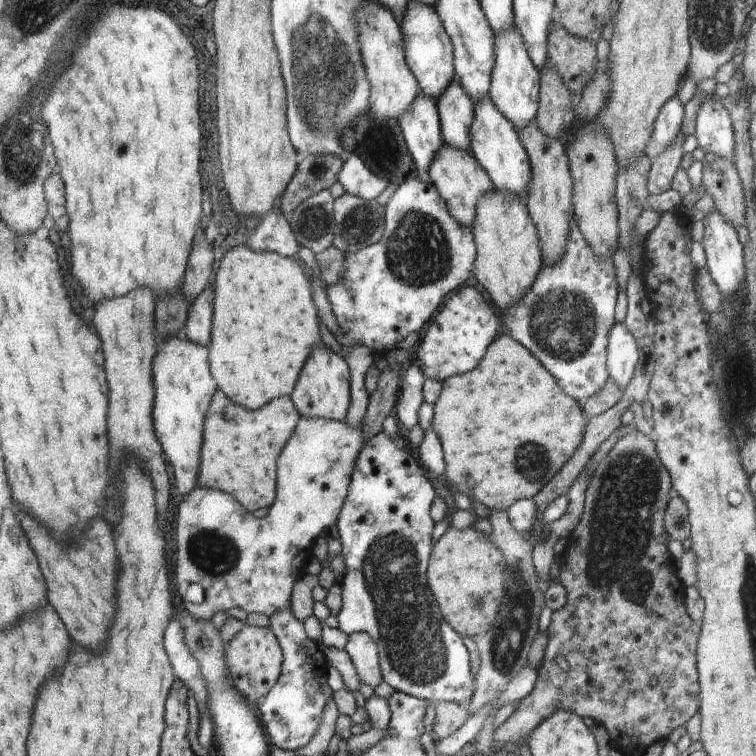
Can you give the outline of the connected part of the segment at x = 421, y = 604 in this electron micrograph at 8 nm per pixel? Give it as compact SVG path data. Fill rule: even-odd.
M380 431L371 438L372 444L368 444L368 448L362 446L359 452L360 460L355 462L356 476L351 476L350 490L348 490L343 502L344 512L339 512L338 522L335 523L337 528L335 535L338 535L341 541L341 555L344 557L346 565L345 575L341 582L342 604L340 612L337 614L337 628L340 628L344 634L349 635L355 634L358 631L364 631L368 633L368 636L372 637L372 640L378 645L383 680L388 682L395 691L405 692L410 694L410 696L423 698L428 700L429 703L434 704L439 702L464 704L464 702L470 702L476 691L476 676L472 675L472 670L470 669L468 650L462 642L463 637L444 620L443 611L439 604L436 604L435 594L432 594L432 589L428 582L426 582L426 566L429 566L428 558L431 558L430 552L434 550L432 548L432 528L434 528L434 522L430 518L430 509L432 500L434 500L434 488L428 482L428 478L424 476L424 472L418 466L418 462L414 460L414 456L410 454L410 450L406 448L406 440L400 438L400 434L395 438L391 438L390 435Z

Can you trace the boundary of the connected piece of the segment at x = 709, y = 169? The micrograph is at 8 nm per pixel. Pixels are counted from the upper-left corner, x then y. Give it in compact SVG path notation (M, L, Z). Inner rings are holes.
M706 153L703 164L702 184L705 192L715 202L715 208L732 225L746 226L746 200L739 172L732 161L720 155Z

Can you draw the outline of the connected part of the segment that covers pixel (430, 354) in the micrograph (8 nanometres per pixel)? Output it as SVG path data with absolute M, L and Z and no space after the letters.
M474 287L460 288L436 313L426 334L419 341L416 363L426 379L445 381L454 375L474 371L487 354L494 338L500 334L500 320L496 318L490 304Z

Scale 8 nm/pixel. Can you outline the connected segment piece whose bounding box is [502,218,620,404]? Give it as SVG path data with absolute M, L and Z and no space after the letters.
M574 218L568 233L563 255L555 263L543 261L535 282L505 312L504 324L508 334L524 345L552 373L560 388L582 404L589 396L598 392L609 377L607 371L607 346L609 332L615 326L615 304L620 288L616 280L616 269L612 259L597 255L588 244Z

